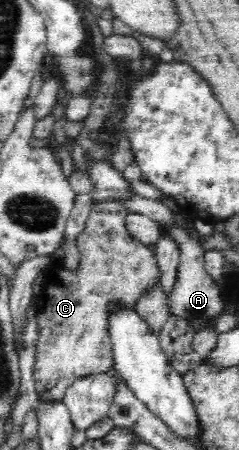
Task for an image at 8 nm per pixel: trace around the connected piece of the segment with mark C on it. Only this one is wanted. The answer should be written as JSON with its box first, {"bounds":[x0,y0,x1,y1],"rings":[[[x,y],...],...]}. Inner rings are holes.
{"bounds":[32,200,159,403],"rings":[[[108,200],[98,205],[93,205],[86,221],[86,228],[75,242],[81,256],[80,267],[75,272],[67,271],[60,265],[54,265],[45,276],[45,284],[41,295],[38,296],[36,321],[38,338],[36,341],[36,353],[34,353],[34,367],[32,367],[32,380],[34,390],[38,394],[37,403],[60,402],[65,391],[77,379],[96,372],[107,373],[112,369],[113,353],[111,339],[109,338],[108,303],[117,301],[125,307],[135,307],[136,299],[150,287],[159,285],[159,265],[156,257],[151,253],[151,247],[130,236],[126,228],[126,217],[130,212],[126,210],[125,203]],[[58,374],[56,383],[52,383],[52,377]]]}

